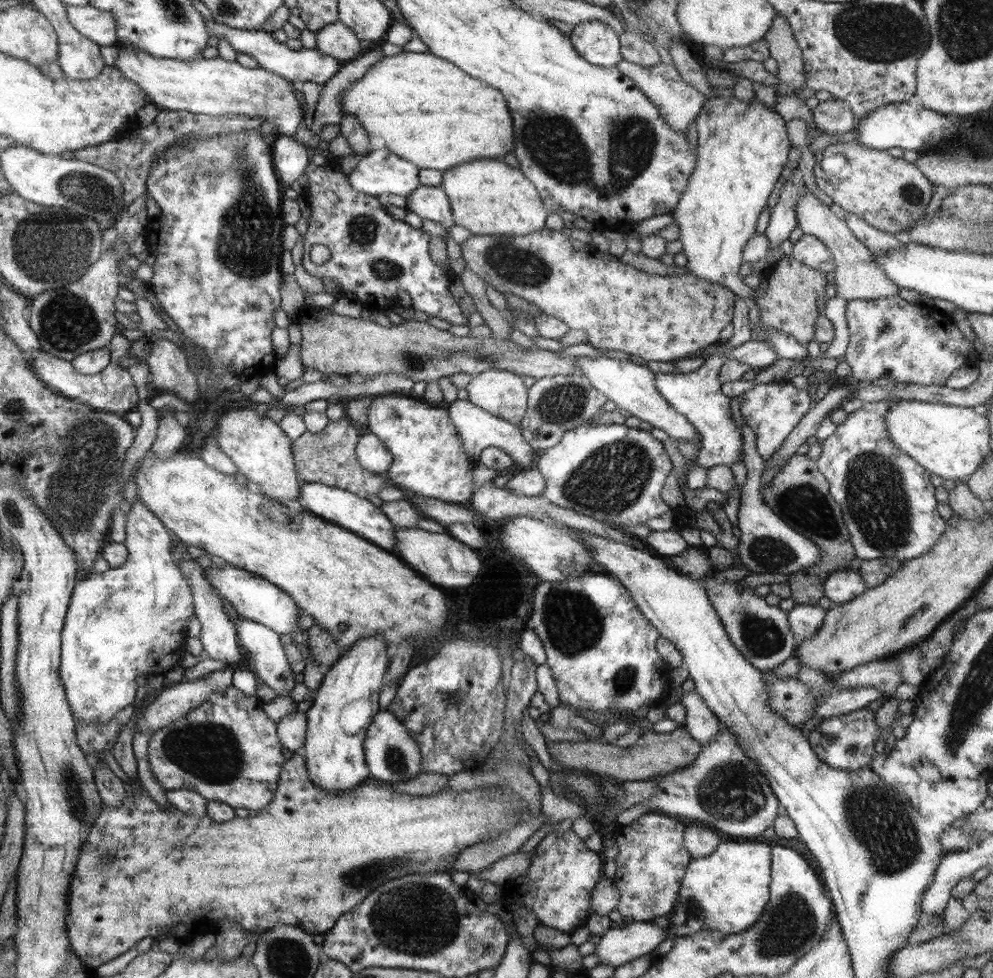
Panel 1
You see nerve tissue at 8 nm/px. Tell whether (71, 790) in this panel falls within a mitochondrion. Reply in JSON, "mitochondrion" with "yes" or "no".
{"mitochondrion":"yes"}

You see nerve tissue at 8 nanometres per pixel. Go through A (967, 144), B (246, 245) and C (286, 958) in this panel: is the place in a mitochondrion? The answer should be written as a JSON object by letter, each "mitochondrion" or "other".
{"A":"mitochondrion","B":"mitochondrion","C":"mitochondrion"}

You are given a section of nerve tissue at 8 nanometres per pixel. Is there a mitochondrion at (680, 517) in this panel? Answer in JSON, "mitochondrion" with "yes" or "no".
{"mitochondrion":"no"}

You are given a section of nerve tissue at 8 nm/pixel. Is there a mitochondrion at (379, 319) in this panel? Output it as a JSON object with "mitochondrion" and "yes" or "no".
{"mitochondrion":"no"}

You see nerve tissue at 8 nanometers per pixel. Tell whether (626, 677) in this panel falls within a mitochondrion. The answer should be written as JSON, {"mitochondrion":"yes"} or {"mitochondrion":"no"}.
{"mitochondrion":"yes"}

